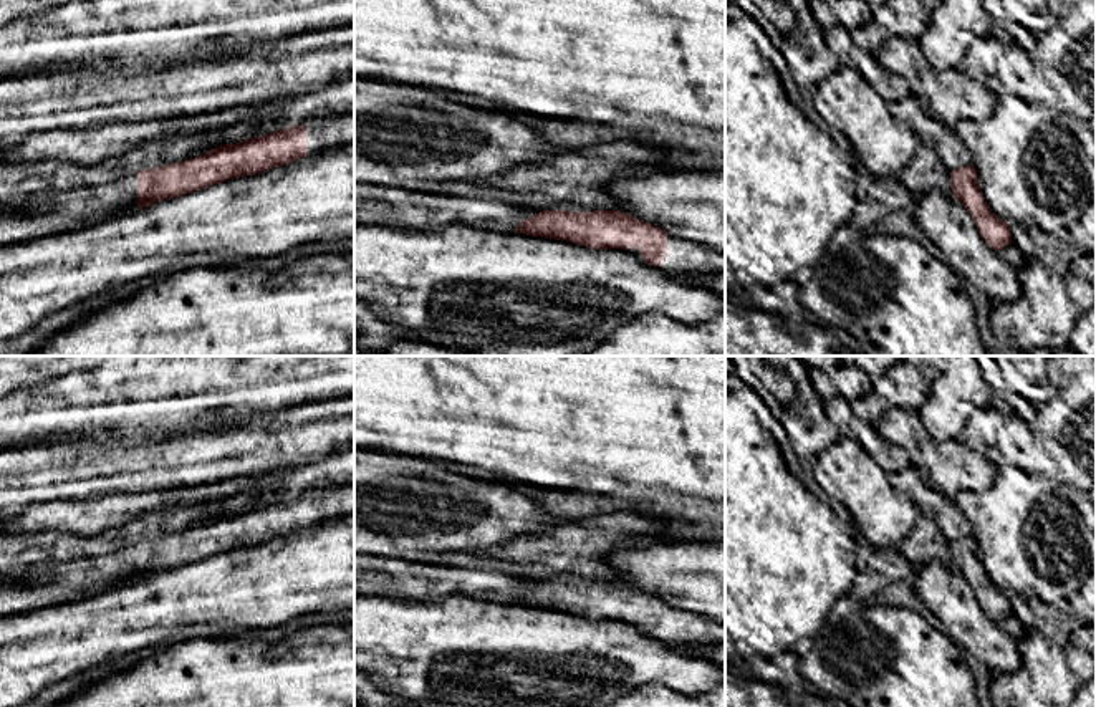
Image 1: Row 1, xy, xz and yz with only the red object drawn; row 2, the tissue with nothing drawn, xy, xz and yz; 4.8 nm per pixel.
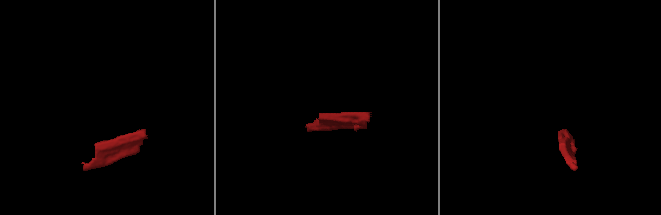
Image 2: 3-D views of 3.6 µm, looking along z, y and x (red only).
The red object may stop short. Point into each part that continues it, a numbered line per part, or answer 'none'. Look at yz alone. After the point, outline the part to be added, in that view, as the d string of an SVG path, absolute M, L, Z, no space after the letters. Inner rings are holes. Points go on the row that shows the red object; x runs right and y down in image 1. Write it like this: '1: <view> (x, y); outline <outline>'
none

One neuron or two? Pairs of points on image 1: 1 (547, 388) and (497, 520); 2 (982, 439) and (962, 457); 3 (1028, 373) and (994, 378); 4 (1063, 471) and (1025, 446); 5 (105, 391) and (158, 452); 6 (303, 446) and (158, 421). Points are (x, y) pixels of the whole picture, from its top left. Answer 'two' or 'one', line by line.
1: two
2: two
3: one
4: one
5: two
6: two

